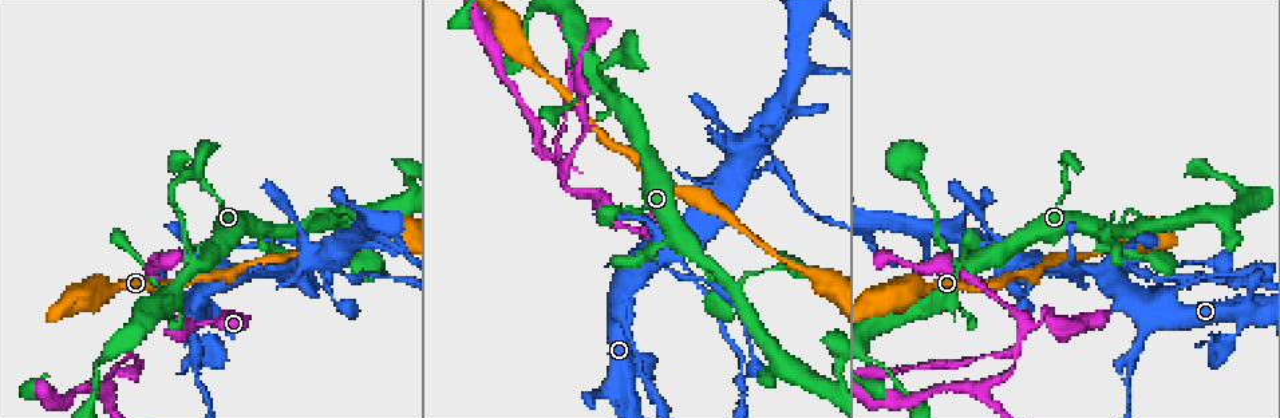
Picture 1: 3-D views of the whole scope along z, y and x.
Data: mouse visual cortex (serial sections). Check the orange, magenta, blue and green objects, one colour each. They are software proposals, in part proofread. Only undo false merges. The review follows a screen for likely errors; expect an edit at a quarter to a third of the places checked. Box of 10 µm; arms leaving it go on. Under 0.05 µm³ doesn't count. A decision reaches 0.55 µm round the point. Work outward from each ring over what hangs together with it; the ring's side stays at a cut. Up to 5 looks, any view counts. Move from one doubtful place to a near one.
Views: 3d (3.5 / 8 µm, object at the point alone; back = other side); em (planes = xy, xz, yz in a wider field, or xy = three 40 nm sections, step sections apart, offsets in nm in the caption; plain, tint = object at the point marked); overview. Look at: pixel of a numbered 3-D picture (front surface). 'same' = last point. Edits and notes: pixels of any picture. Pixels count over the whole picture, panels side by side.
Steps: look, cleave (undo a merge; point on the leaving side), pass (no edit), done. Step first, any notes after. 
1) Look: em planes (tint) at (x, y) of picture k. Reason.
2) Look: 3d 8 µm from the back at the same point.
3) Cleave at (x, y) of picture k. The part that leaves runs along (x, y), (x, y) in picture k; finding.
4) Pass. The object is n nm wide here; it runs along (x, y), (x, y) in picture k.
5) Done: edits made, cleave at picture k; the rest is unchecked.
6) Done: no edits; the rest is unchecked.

Look: 3d 3.5 µm from the back at (1166, 301) of picture 1. Four-way junction.

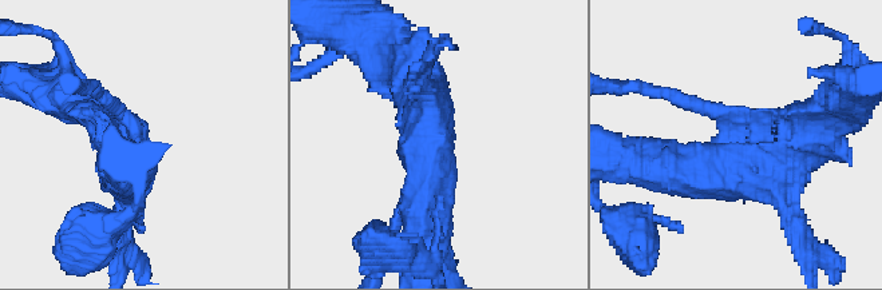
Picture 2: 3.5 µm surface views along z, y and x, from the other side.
Pass. The arms are 150, 300, 500, 500 nm wide; it runs along (129, 167), (137, 126), (105, 98) in picture 2; all the same cell.

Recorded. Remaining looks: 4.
Look: 3d 3.5 µm at (566, 177) of picture 1. A fork.

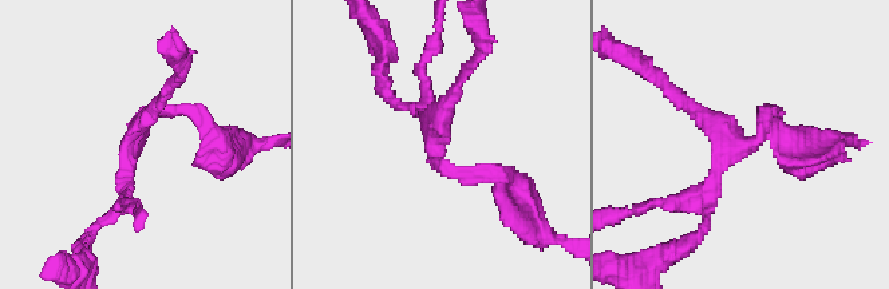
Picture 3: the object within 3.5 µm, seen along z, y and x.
Look: em xy step 2 (tint) at (743, 145) of picture 3. Need the tissue.

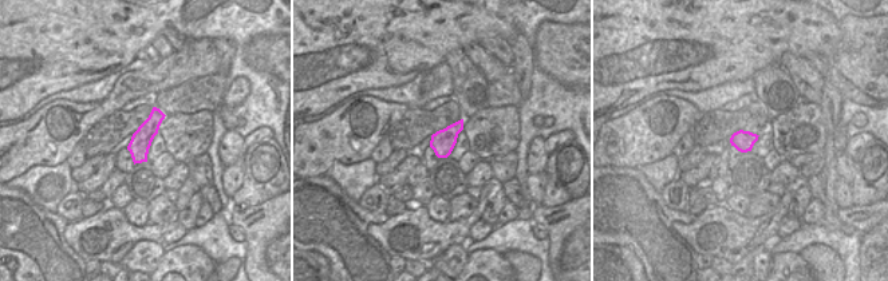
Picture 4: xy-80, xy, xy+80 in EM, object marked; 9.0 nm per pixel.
Pass. The arms are 150, 200, 200 nm wide; it runs along (177, 109), (135, 121), (123, 202), (106, 220) in picture 3; one cell here.

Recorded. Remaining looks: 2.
Done: no edits; the rest is unchecked.

